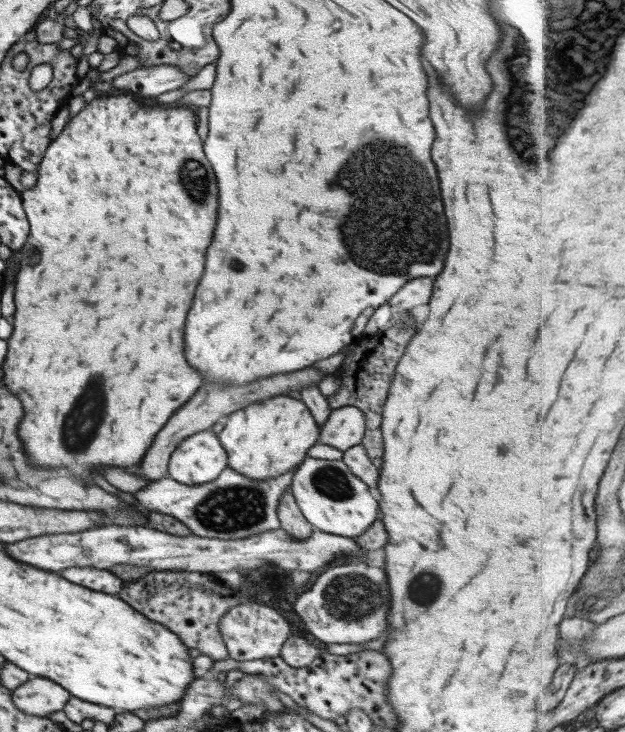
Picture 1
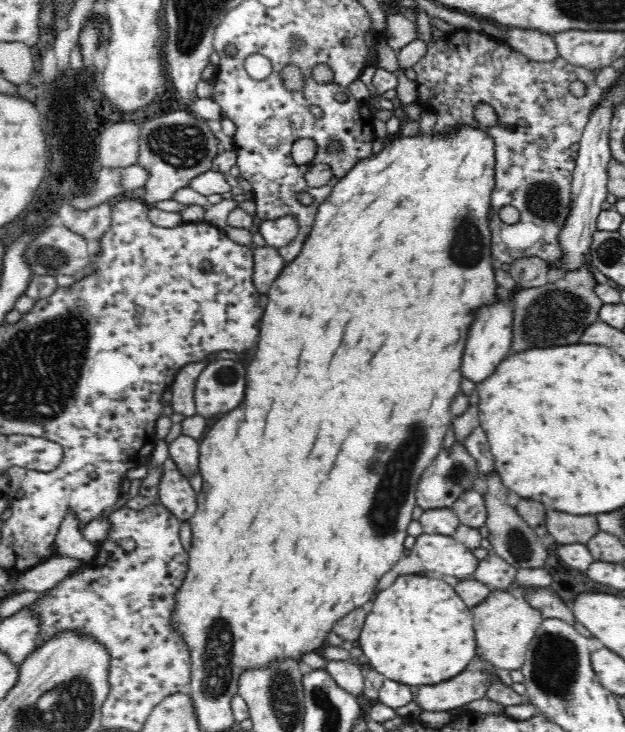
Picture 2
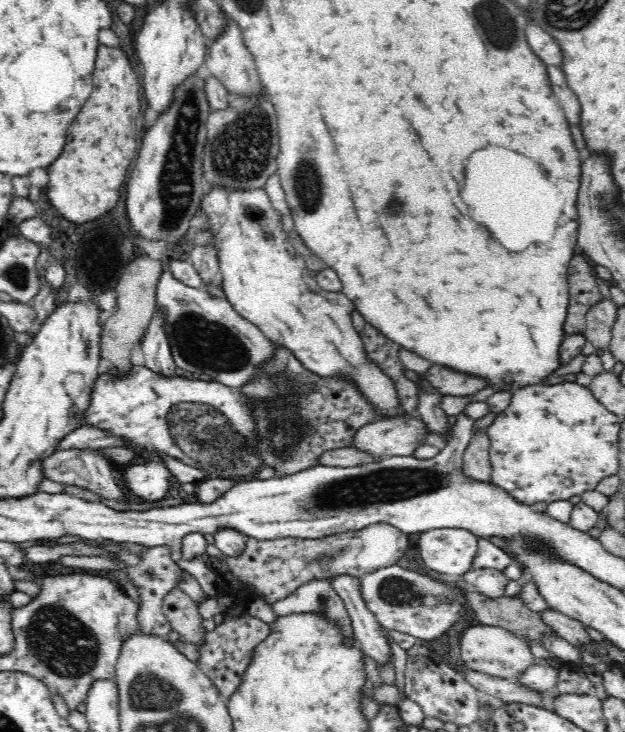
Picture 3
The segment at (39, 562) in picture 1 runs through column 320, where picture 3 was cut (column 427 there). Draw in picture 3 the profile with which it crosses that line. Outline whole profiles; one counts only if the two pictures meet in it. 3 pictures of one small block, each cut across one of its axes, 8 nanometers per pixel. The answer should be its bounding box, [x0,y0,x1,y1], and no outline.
[418,529,479,576]

